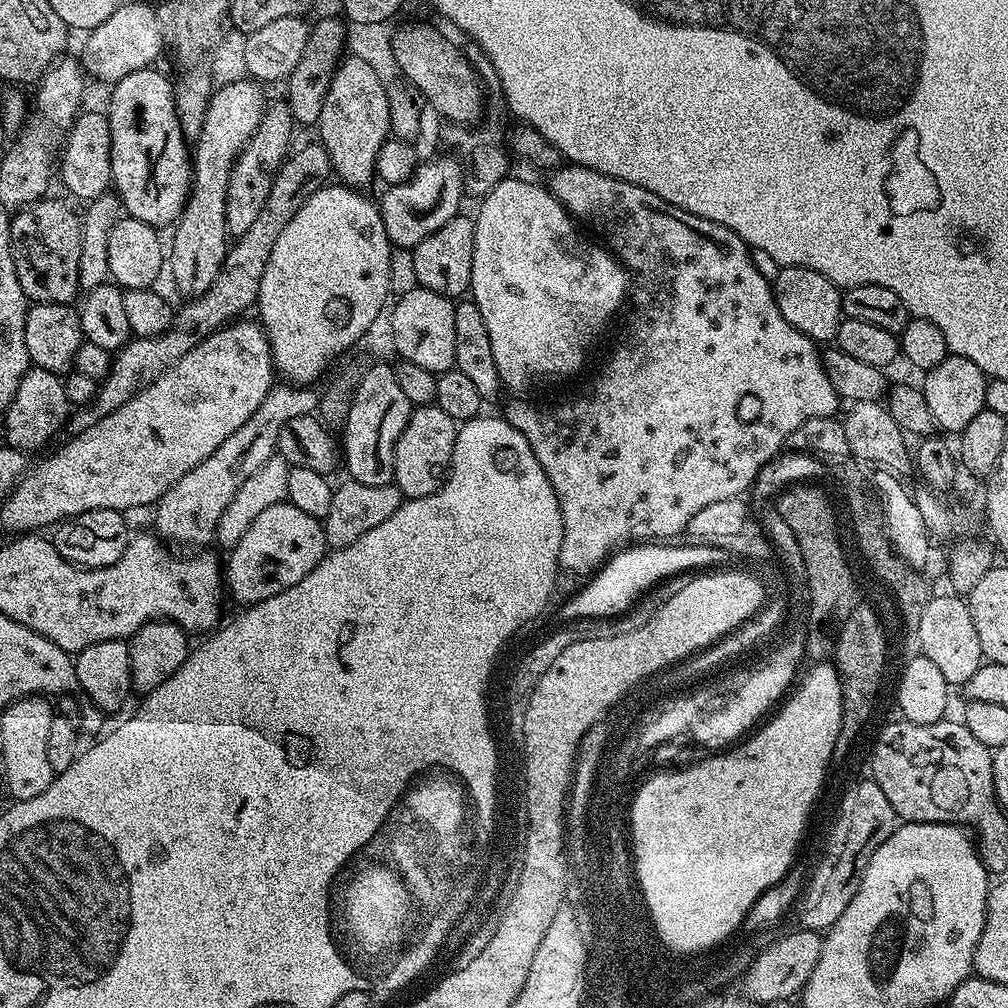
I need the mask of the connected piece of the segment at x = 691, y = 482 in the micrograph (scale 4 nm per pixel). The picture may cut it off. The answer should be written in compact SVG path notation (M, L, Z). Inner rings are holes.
M571 162L561 163L559 166L551 169L549 180L546 180L546 187L555 194L560 200L560 204L564 209L572 215L573 220L589 224L600 237L606 241L607 247L611 249L617 260L628 269L629 273L634 274L634 287L630 292L630 304L632 300L632 313L628 316L628 337L625 338L624 344L620 344L612 352L612 357L605 362L600 368L600 373L592 380L592 389L584 392L581 396L576 396L573 400L568 400L565 404L527 404L524 400L516 400L509 406L506 411L506 419L514 425L515 428L526 438L526 442L530 442L530 450L534 450L534 458L538 458L538 462L542 466L542 470L546 470L546 476L550 478L550 484L554 486L556 497L560 503L562 510L562 526L564 533L562 534L562 546L560 547L560 566L566 573L577 572L578 575L587 577L589 574L595 573L598 568L617 550L625 549L631 545L638 545L641 542L668 542L679 532L683 533L687 529L690 518L694 518L694 514L698 514L698 510L703 510L705 506L711 506L713 502L722 502L722 498L734 498L735 496L743 497L747 488L751 489L755 485L757 476L760 475L762 469L768 467L773 460L781 455L780 447L783 449L788 443L788 436L794 434L794 430L798 430L798 426L802 426L802 422L806 422L810 418L822 418L823 416L836 416L838 410L836 407L842 404L839 396L836 395L834 386L830 386L830 378L826 378L826 370L824 369L824 361L822 359L821 349L818 347L817 341L812 340L806 334L802 334L802 330L794 330L794 326L790 326L790 322L786 322L786 318L782 318L782 310L778 310L776 299L772 297L772 285L769 277L764 277L760 273L758 265L752 261L753 253L748 245L742 242L742 238L738 238L738 234L734 234L734 230L726 230L726 226L722 226L718 222L710 222L706 218L698 218L698 214L690 214L686 210L682 210L678 206L674 206L670 202L666 202L662 198L658 198L658 194L650 194L650 190L646 190L642 186L634 186L634 182L622 182L618 178L610 178L606 174L602 174L598 170L590 170L584 168L580 164Z

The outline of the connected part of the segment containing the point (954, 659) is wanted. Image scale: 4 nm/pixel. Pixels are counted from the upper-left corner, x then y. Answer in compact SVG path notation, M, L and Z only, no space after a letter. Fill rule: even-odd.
M933 595L926 610L922 610L922 618L918 622L919 655L934 662L934 667L942 673L942 678L946 678L949 686L962 686L970 682L974 674L978 674L980 665L985 663L985 658L982 646L978 642L978 634L974 630L974 618L970 618L967 603L959 595L951 595Z

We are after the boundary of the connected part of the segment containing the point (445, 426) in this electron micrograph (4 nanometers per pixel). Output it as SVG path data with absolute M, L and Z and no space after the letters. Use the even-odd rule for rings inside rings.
M435 403L413 407L408 425L402 430L394 450L394 483L400 489L401 497L413 500L438 491L448 475L448 469L452 466L457 427L457 421L452 420L450 414L446 414L446 410L437 408Z

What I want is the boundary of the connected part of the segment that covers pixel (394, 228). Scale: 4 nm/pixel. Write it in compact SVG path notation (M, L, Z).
M436 156L433 160L417 163L414 174L401 184L394 184L383 189L384 197L379 197L378 207L382 214L382 222L386 226L388 241L397 249L411 250L422 238L434 234L438 226L446 226L450 218L454 218L460 211L460 199L466 193L466 172L460 169L460 164L452 156Z

